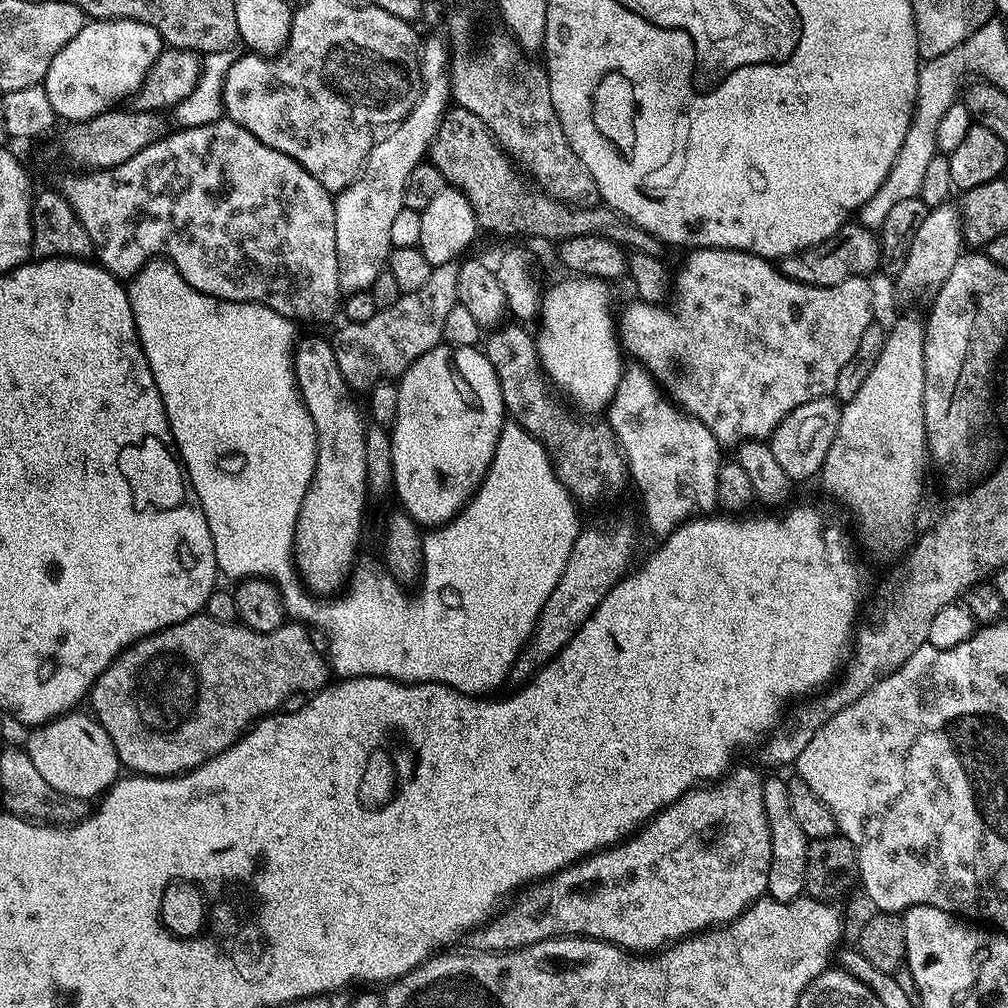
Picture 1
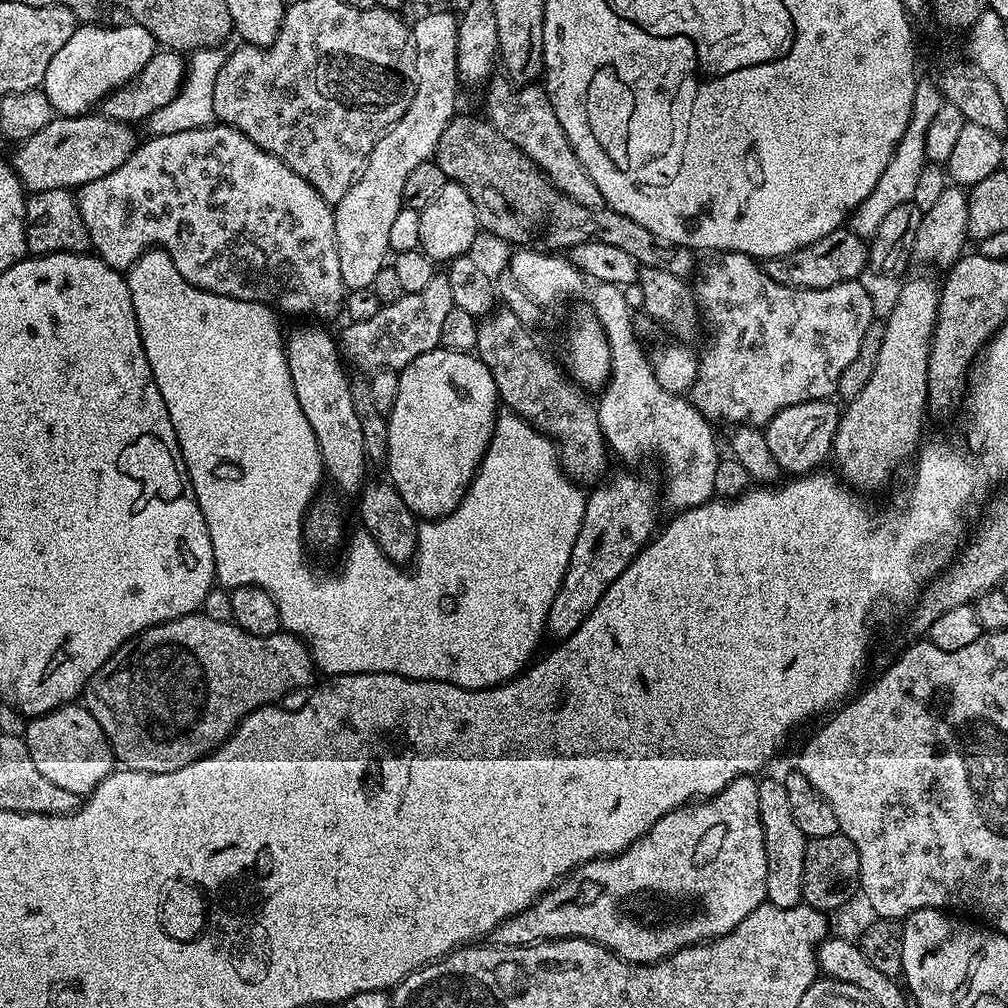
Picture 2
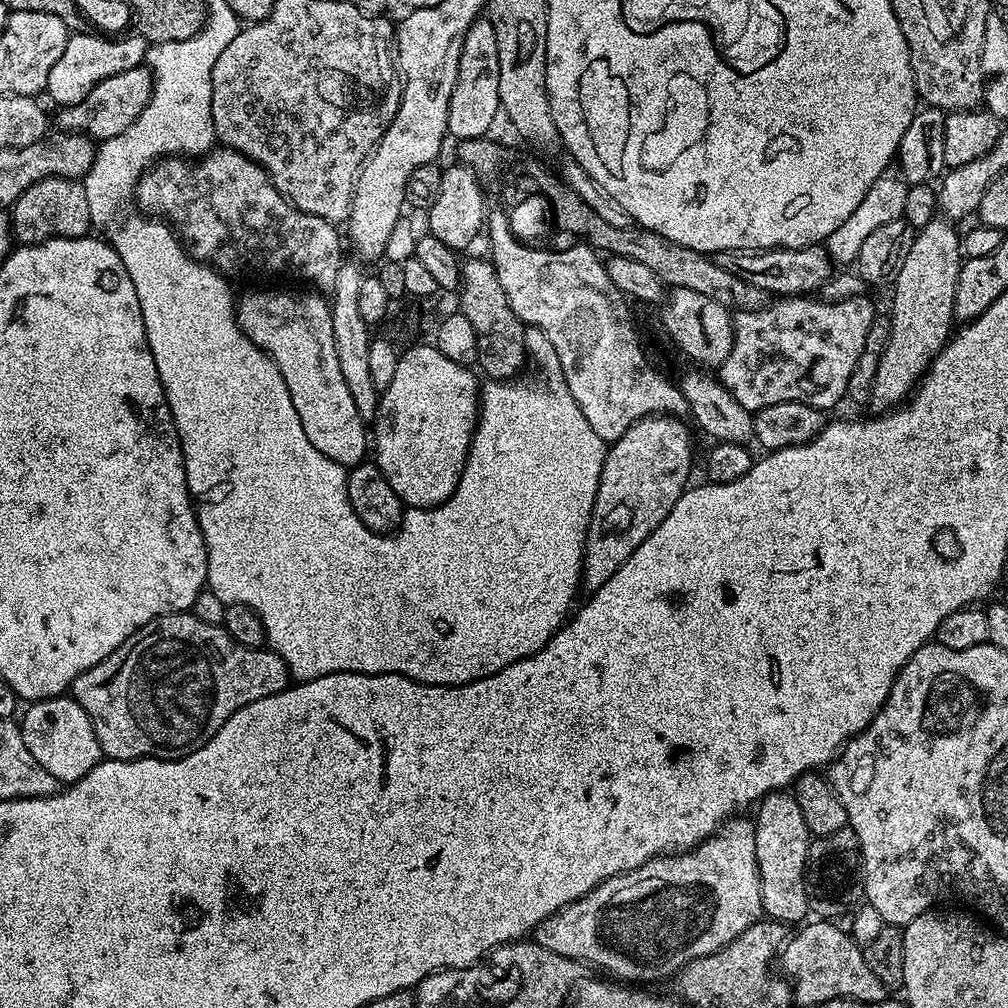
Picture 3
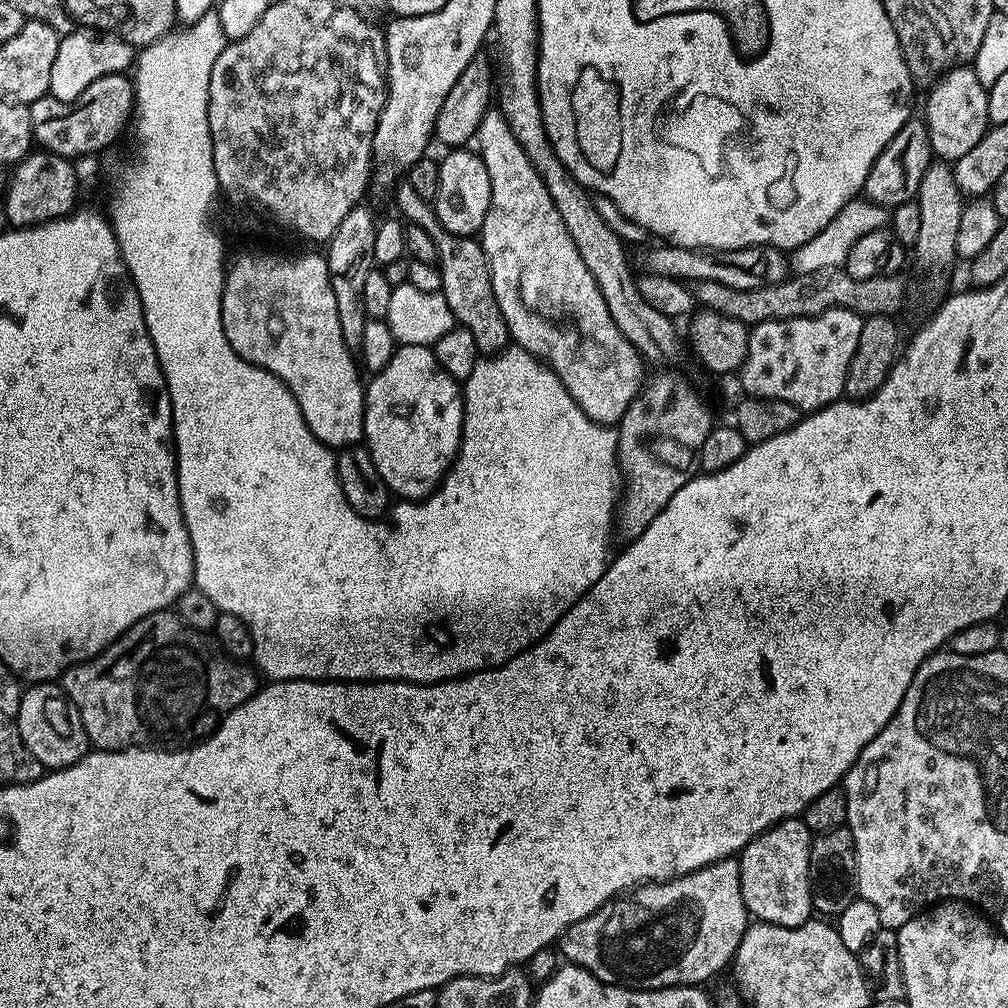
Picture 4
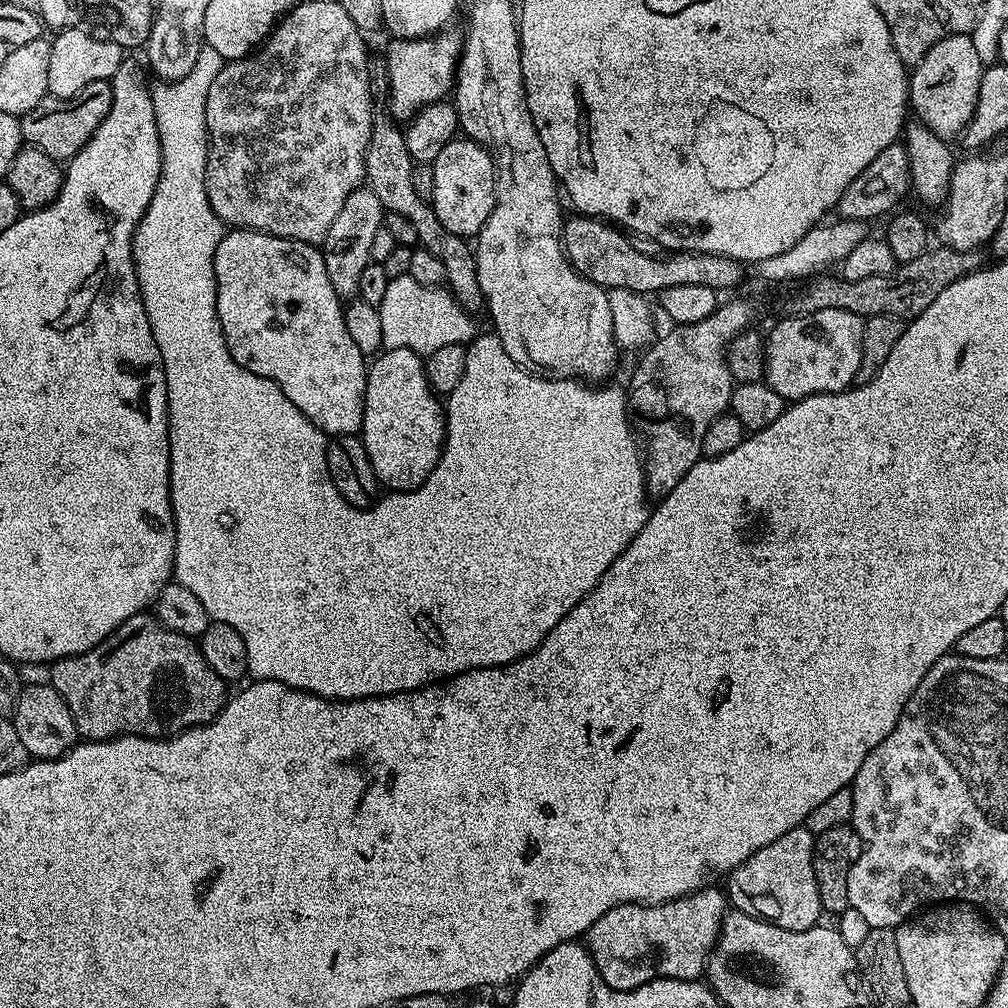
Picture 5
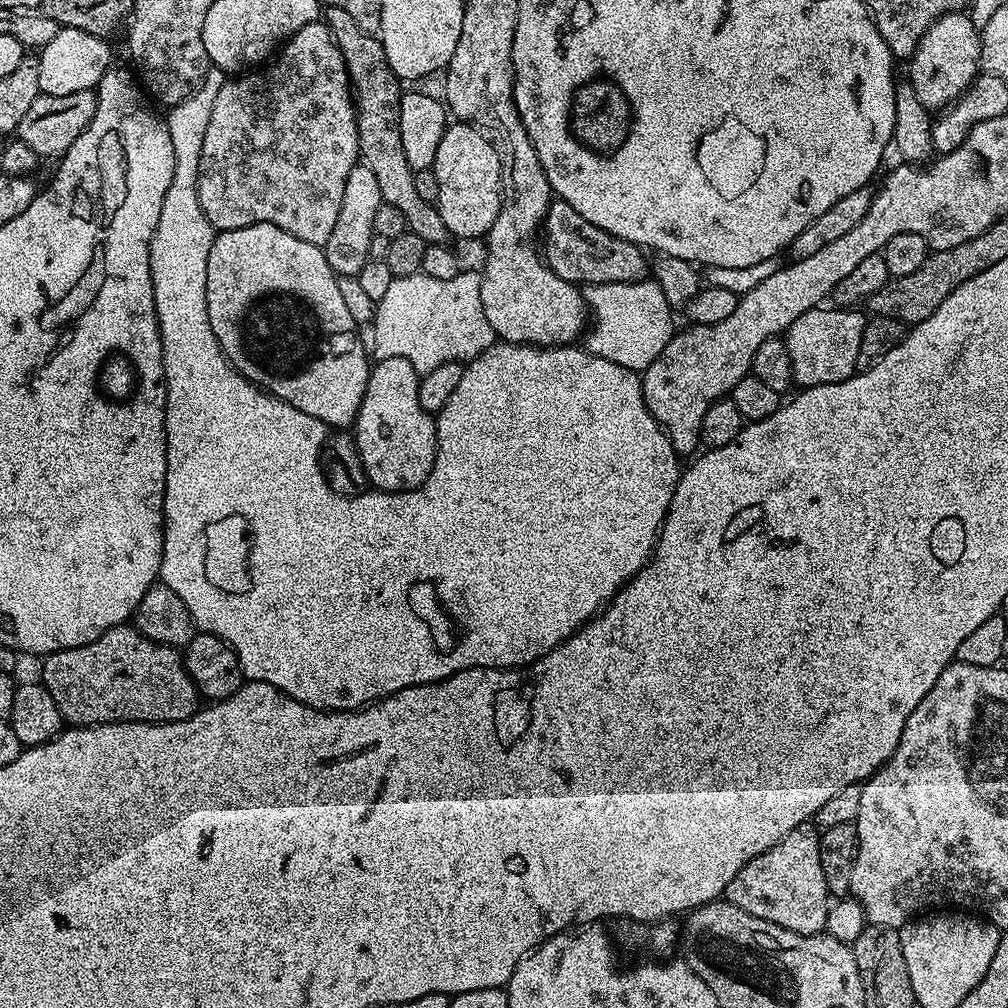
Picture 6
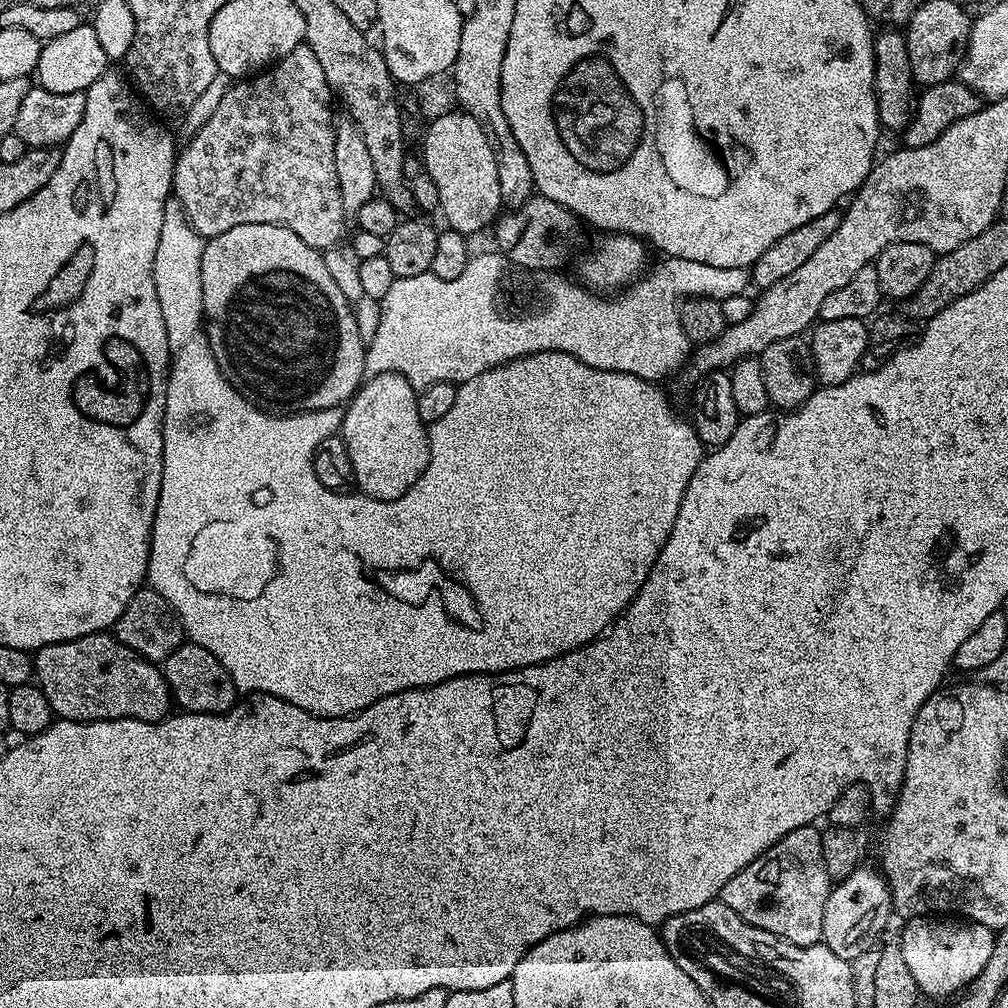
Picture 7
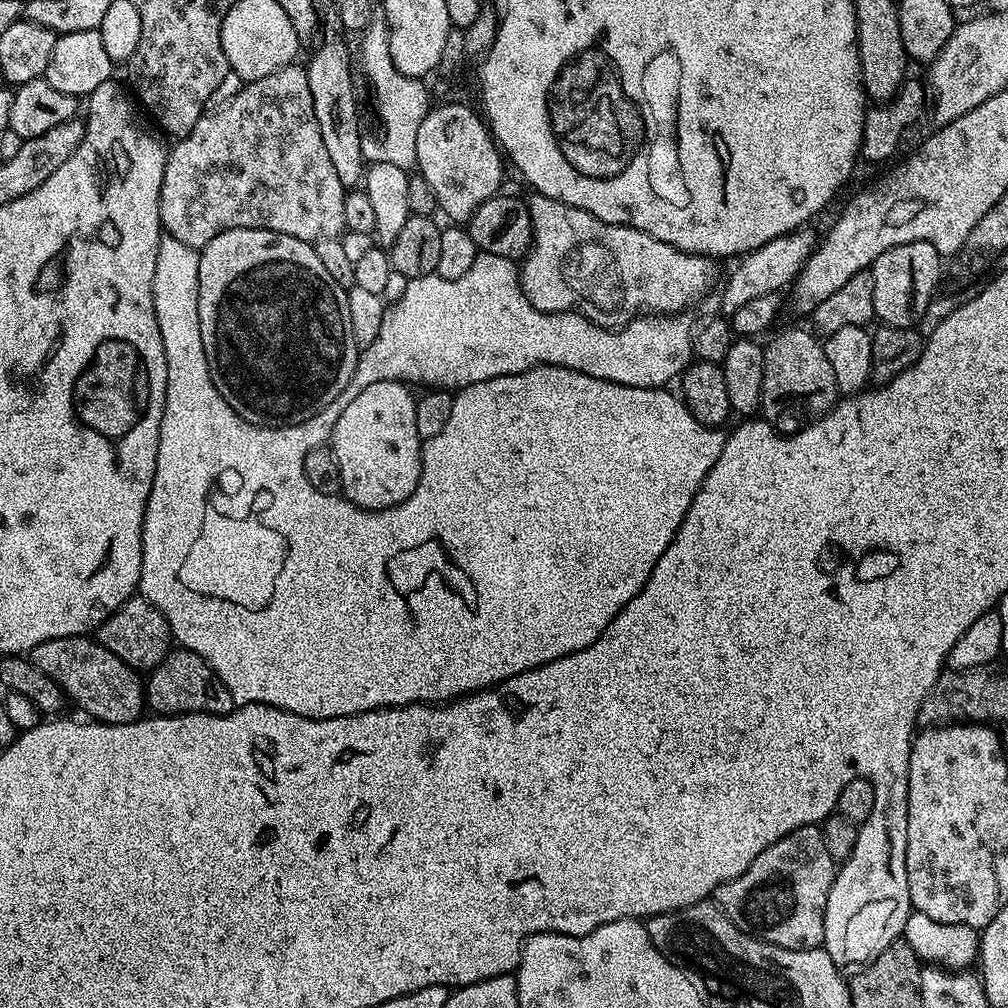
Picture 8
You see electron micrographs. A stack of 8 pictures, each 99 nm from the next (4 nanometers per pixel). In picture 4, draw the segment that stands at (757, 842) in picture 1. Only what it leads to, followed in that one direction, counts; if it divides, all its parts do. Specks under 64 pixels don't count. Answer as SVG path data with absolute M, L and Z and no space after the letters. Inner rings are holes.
M736 858L719 860L713 864L707 864L702 870L694 870L685 876L679 876L673 880L663 882L649 882L641 884L639 888L621 895L619 898L613 898L604 904L594 914L582 918L582 922L574 922L561 934L558 941L558 949L564 955L563 959L570 964L576 964L579 968L585 968L594 978L598 978L607 984L620 984L623 988L675 988L677 986L700 986L711 978L715 972L720 972L729 967L732 962L732 956L738 950L742 942L744 932L748 928L750 917L748 907L742 896L742 882L740 881L740 861Z

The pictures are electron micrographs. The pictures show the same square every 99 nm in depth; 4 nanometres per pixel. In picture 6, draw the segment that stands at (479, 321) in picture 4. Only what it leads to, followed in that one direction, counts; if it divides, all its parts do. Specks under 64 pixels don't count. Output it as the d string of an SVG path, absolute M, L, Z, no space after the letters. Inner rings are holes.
M327 9L326 23L336 38L336 45L348 68L348 78L356 105L362 163L370 166L378 182L378 190L382 190L384 203L401 212L402 218L406 218L408 223L408 231L418 234L418 238L422 238L425 244L448 244L450 233L446 222L442 222L436 205L426 202L426 198L422 198L418 190L414 190L416 173L406 162L399 130L402 84L394 70L390 70L383 46L373 33L364 32L362 26L356 25L350 19L350 14L345 14L343 10Z

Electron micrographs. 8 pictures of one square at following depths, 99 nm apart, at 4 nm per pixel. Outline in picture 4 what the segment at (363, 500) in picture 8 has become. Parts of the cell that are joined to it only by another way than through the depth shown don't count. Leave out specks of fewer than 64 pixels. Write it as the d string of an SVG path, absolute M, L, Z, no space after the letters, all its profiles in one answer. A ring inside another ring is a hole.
M401 344L380 372L367 381L364 389L364 438L368 453L378 466L378 474L386 482L389 493L396 492L401 501L419 502L440 487L440 482L456 453L460 450L460 435L464 421L464 394L461 385L442 366L438 366L435 351L427 344Z

